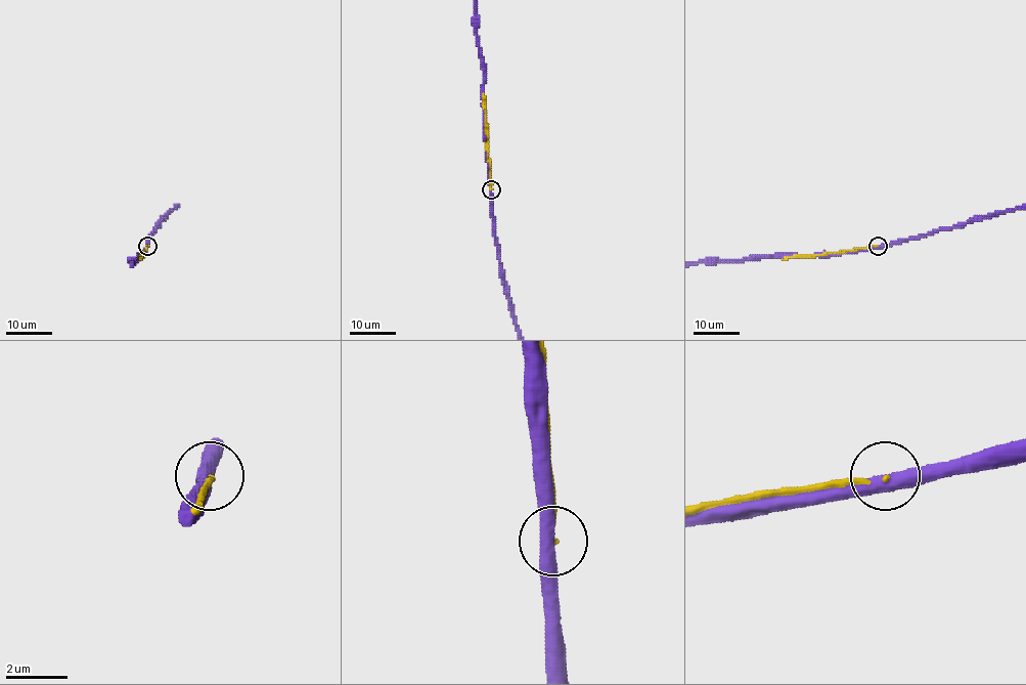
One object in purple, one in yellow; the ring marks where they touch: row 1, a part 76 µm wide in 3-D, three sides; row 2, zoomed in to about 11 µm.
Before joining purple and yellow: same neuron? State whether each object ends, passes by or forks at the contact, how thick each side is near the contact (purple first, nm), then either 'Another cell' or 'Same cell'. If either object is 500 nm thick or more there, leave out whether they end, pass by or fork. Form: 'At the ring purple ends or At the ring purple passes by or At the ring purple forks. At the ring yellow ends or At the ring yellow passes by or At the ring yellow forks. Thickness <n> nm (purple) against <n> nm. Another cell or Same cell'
At the ring purple passes by. At the ring yellow ends. Thickness 480 nm (purple) against 100 nm. Another cell

